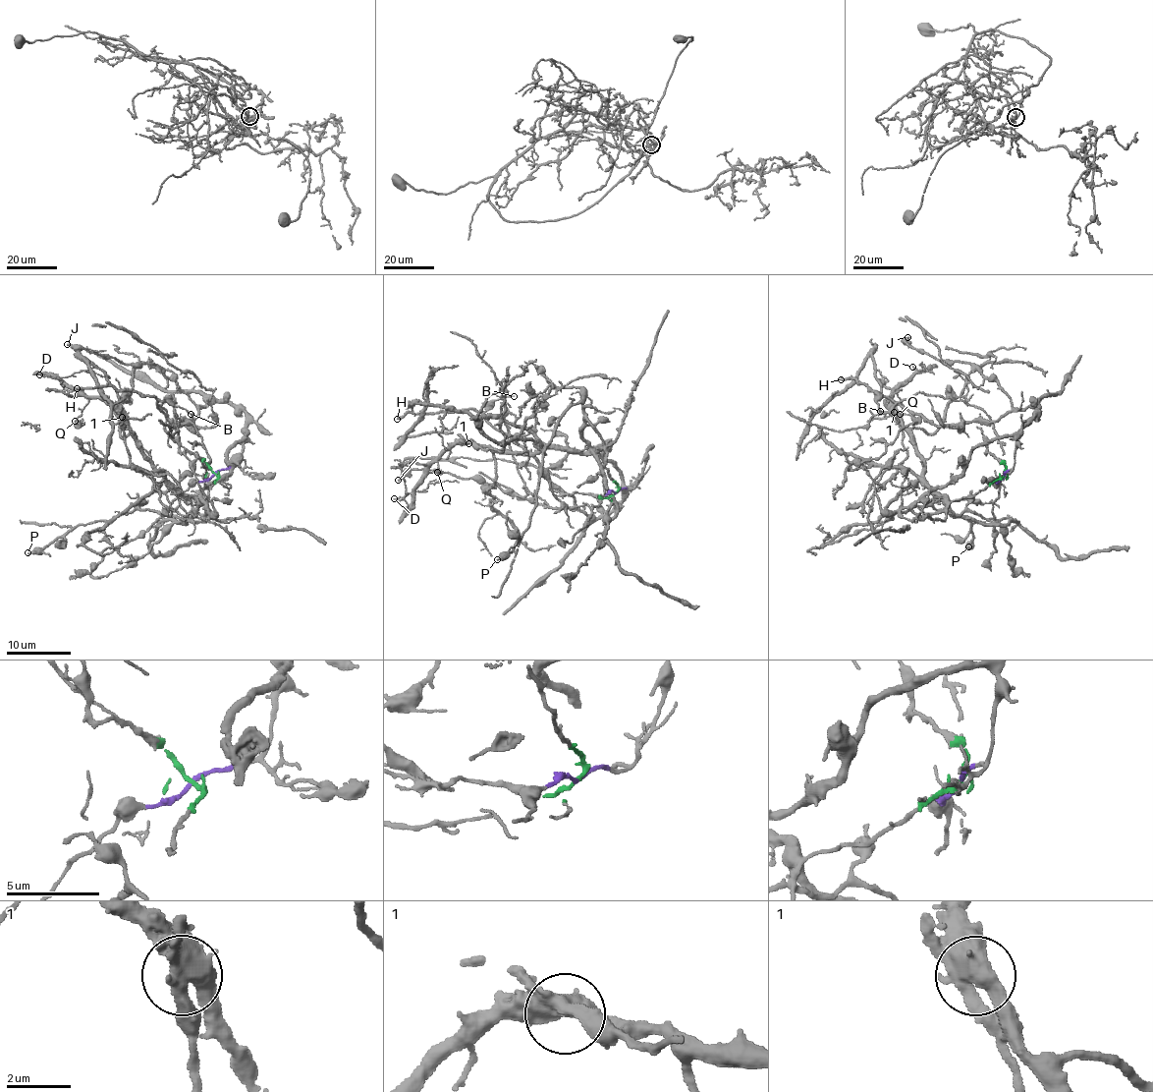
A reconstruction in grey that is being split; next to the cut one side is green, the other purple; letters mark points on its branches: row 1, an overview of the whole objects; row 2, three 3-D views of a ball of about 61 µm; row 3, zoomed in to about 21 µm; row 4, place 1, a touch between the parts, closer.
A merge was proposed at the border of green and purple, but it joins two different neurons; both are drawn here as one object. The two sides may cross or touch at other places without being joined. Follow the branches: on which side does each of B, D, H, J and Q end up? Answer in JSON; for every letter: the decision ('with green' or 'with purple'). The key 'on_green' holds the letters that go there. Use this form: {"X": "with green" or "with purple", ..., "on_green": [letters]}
{"B": "with purple", "D": "with green", "H": "with purple", "J": "with purple", "Q": "with green", "on_green": ["D", "Q"]}

